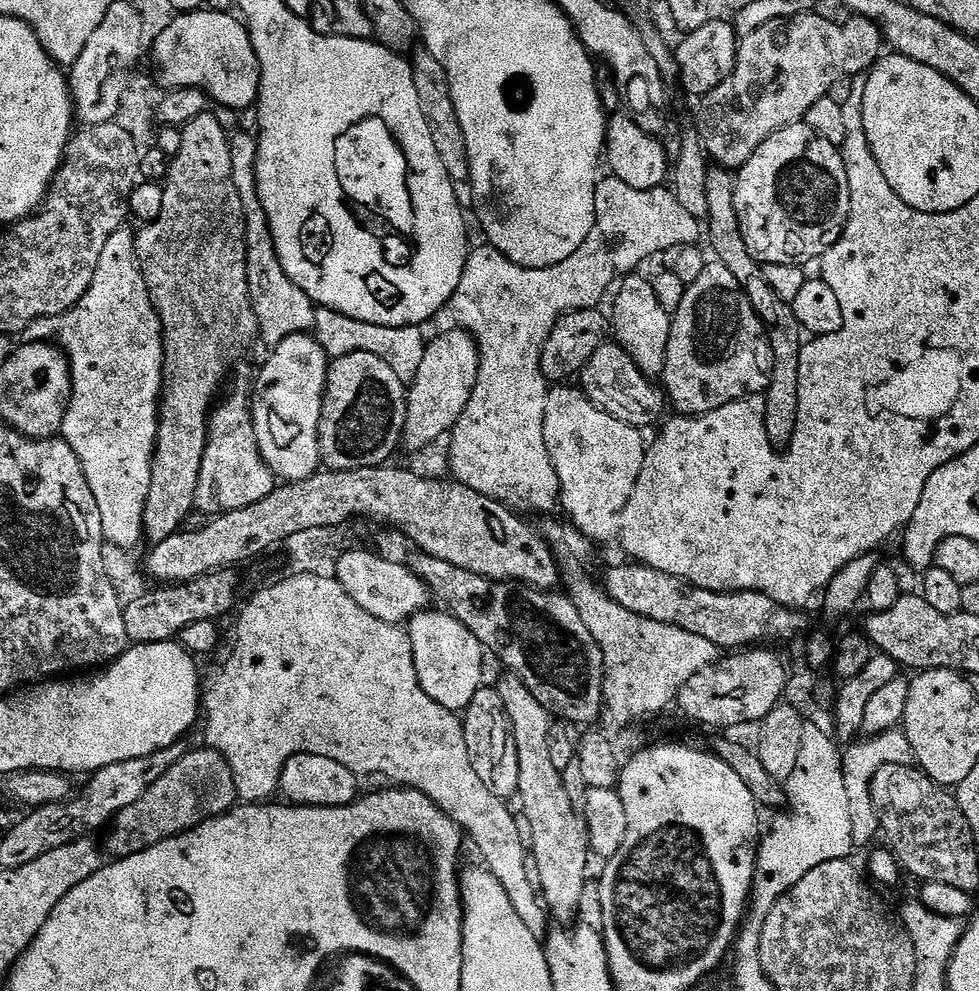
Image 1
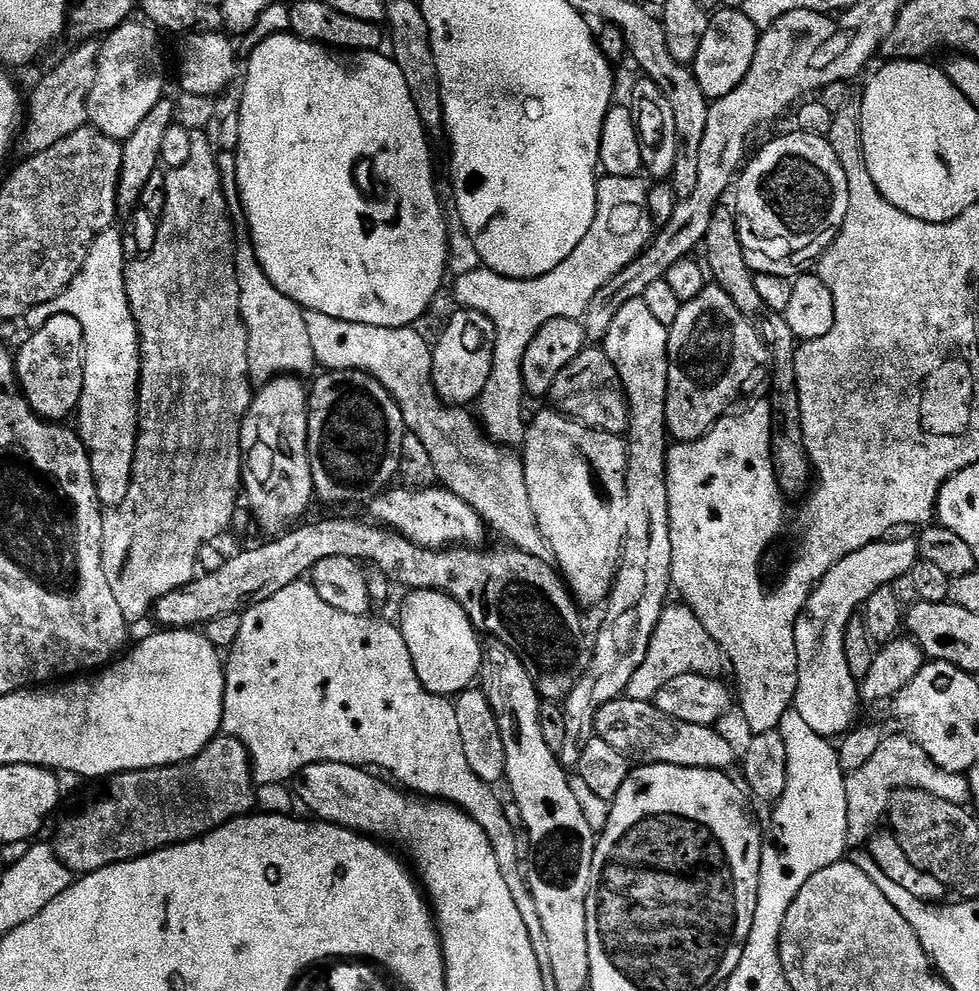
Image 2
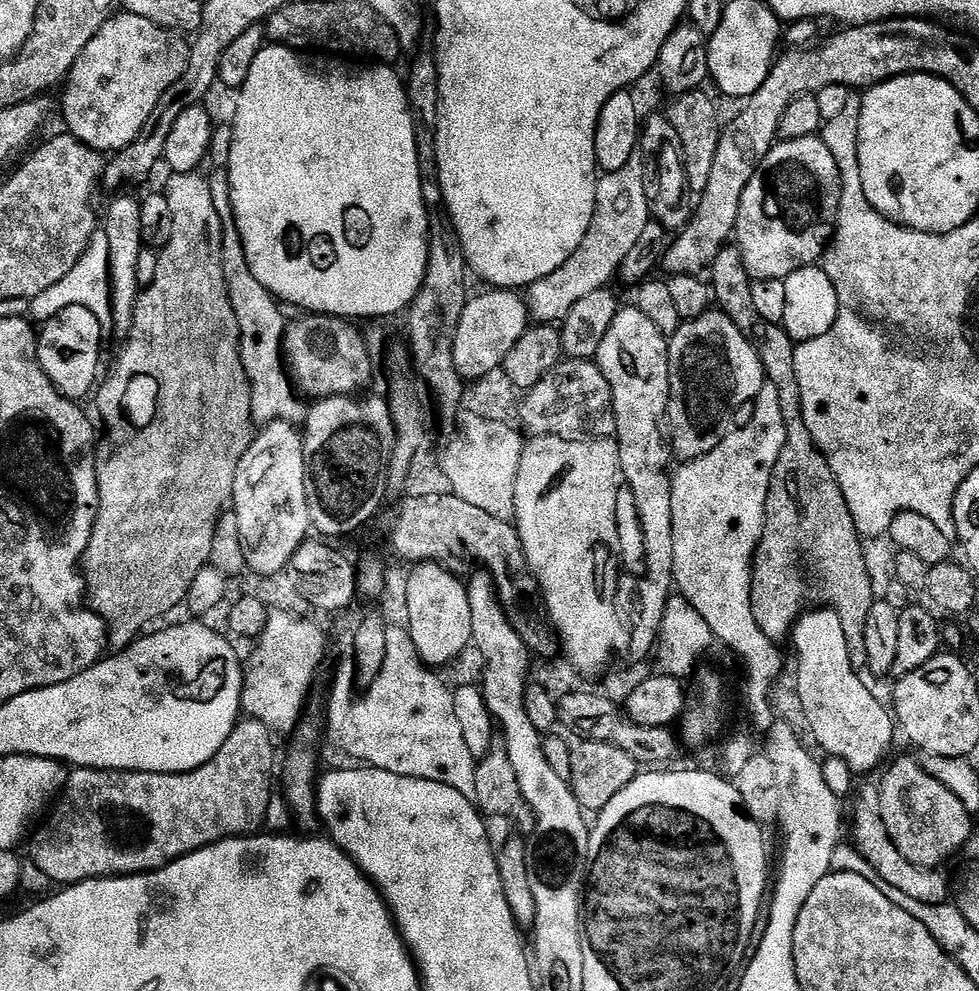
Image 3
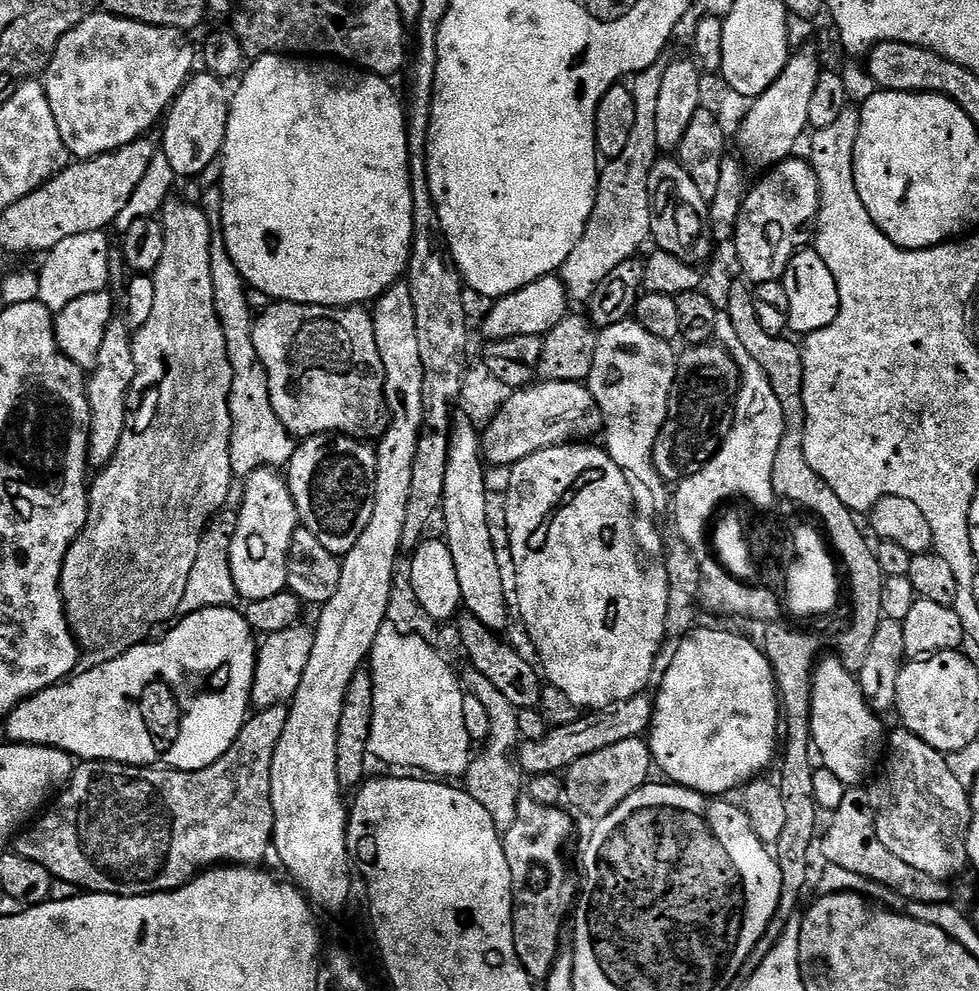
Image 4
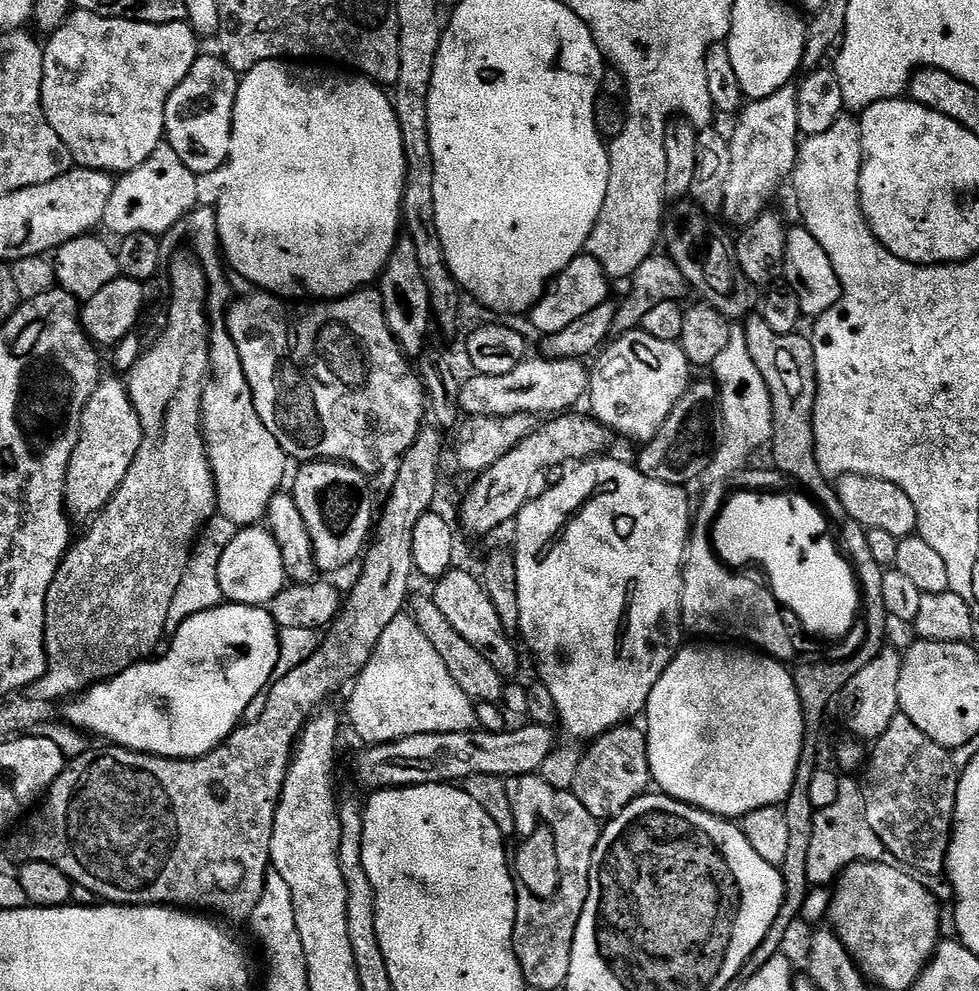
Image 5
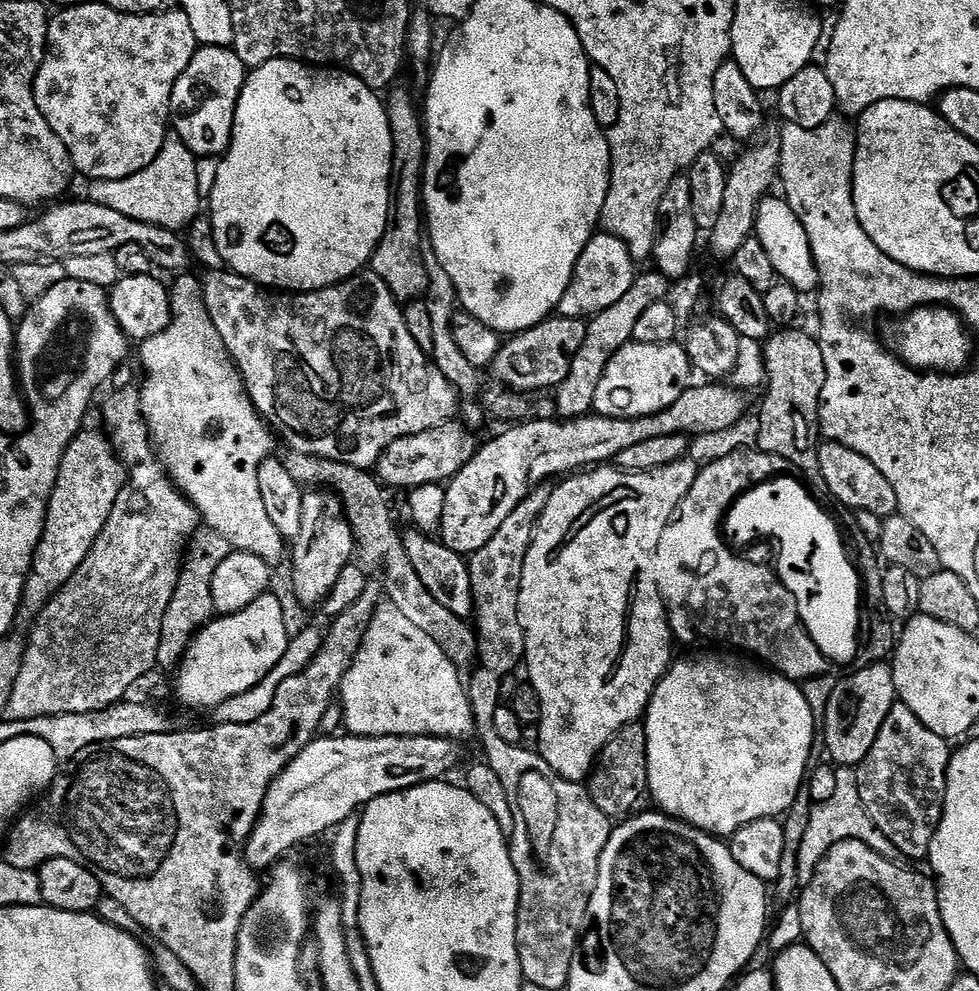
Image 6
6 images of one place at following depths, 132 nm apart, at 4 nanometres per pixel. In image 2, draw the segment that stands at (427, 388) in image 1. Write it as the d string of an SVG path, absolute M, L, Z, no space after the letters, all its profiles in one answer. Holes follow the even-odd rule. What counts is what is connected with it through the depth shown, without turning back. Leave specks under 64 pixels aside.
M473 308L456 310L448 320L440 341L435 341L432 350L432 381L436 387L436 393L441 400L449 406L468 406L468 403L479 401L484 394L484 387L492 373L494 366L494 352L496 346L496 327L489 316L482 312L475 312Z

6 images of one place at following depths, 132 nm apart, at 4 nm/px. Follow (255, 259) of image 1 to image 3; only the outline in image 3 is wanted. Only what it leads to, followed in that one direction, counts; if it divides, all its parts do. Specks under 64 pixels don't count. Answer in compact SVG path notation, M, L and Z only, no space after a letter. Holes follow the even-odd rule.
M237 263L236 276L229 274L226 286L230 294L230 302L234 306L234 314L238 318L240 331L240 357L246 370L246 378L252 391L252 419L261 425L272 426L283 422L293 426L303 425L306 419L306 404L298 395L289 373L286 371L284 359L284 320L285 309L281 307L275 296L254 278L247 264Z

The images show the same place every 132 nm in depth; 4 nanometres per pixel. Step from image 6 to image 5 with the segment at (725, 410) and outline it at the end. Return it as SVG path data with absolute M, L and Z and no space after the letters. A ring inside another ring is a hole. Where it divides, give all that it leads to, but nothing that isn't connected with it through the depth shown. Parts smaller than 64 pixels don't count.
M560 414L541 423L522 442L518 442L510 454L498 458L494 466L473 479L476 481L465 494L464 505L460 508L460 524L470 535L488 536L503 524L511 525L533 495L532 483L547 468L556 468L559 464L567 465L569 462L583 462L607 453L604 451L608 448L610 433L605 424L588 414L576 415Z

